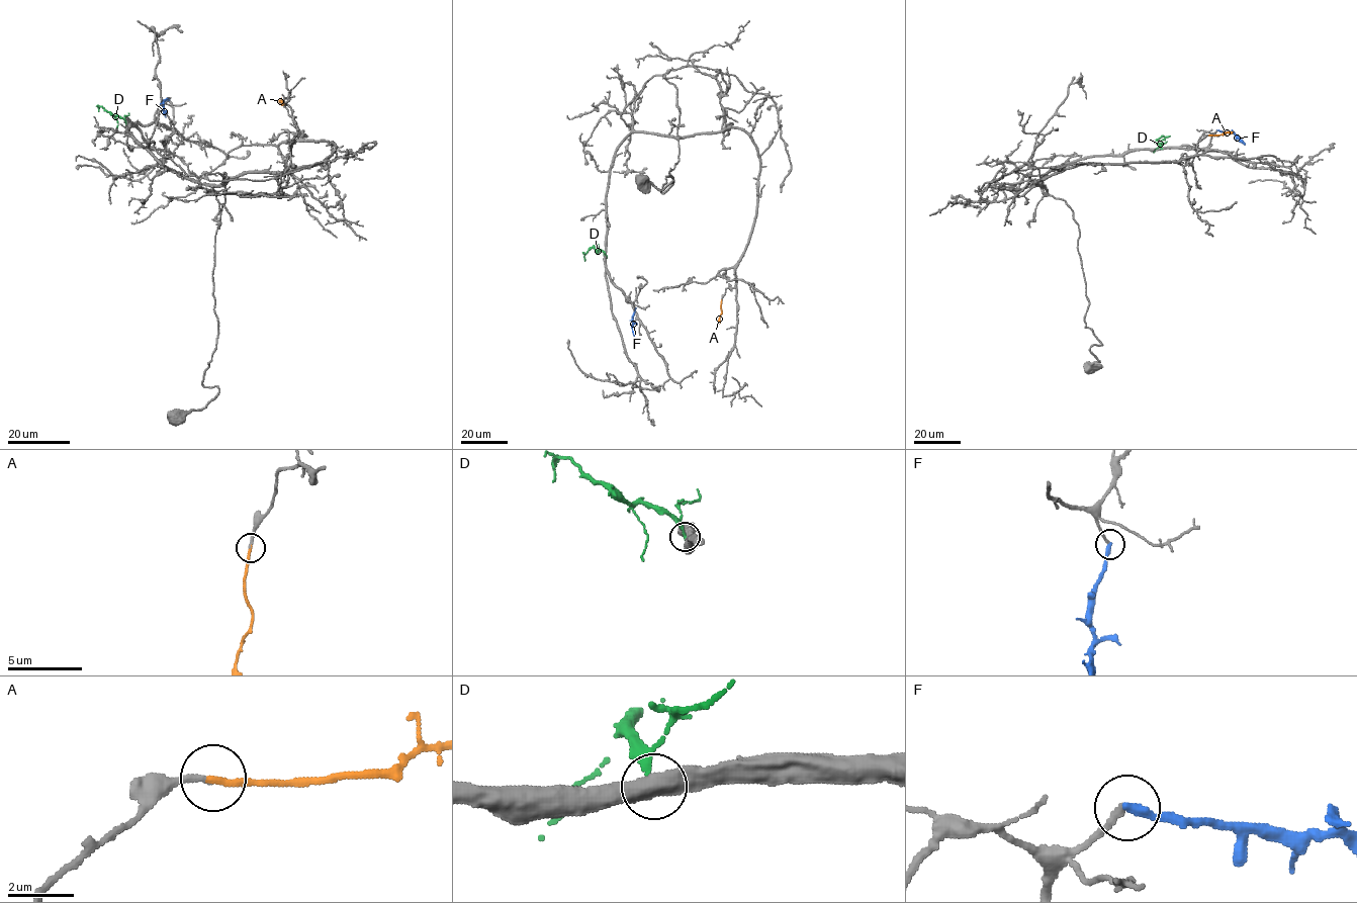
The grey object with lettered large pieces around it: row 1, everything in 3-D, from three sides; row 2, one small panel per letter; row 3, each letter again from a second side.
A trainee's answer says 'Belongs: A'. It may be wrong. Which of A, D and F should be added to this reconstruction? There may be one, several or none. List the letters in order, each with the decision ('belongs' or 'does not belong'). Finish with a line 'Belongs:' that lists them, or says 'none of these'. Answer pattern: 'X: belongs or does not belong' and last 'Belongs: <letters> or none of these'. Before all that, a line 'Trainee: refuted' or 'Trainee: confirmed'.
Trainee: confirmed
A: belongs
D: does not belong
F: does not belong
Belongs: A

